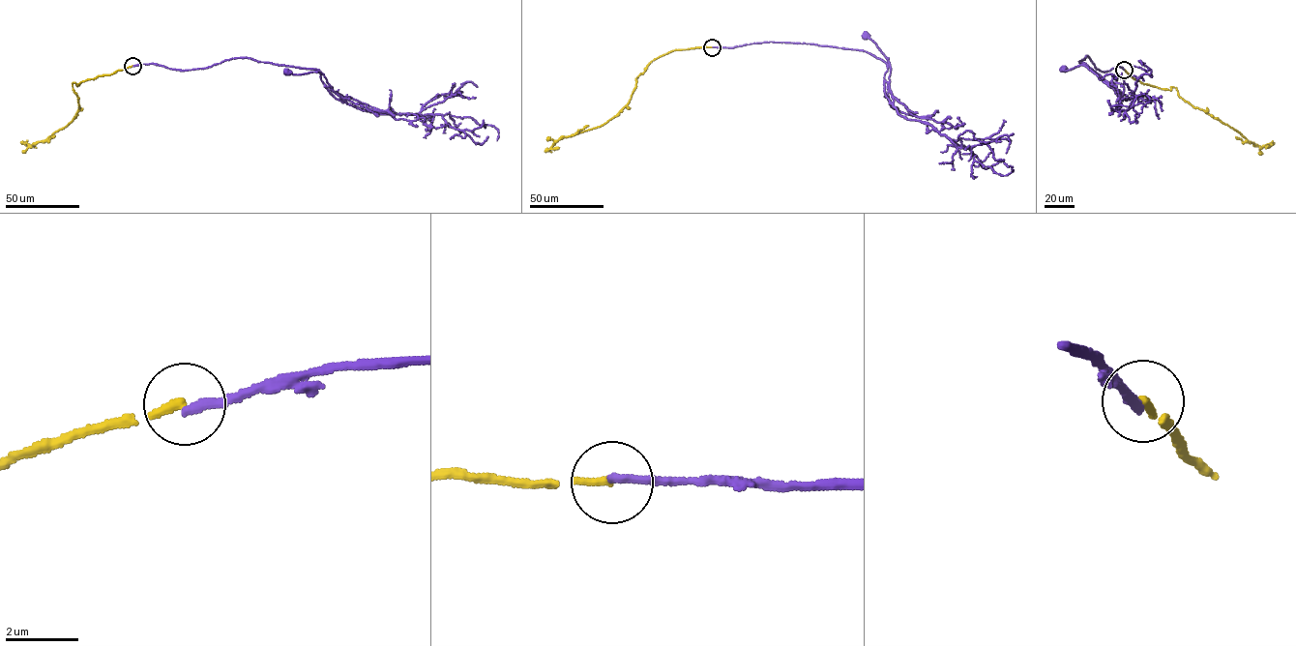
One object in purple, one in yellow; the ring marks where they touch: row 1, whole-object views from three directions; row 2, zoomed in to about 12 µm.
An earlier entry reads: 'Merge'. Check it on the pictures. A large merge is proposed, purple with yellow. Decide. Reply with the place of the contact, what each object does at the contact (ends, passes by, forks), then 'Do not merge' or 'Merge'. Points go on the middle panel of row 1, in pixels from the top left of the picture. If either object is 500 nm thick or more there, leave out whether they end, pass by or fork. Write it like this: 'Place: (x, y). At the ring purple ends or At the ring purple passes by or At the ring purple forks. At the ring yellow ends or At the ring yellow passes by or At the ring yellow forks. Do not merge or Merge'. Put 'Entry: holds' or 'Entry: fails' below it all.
Place: (712, 47). At the ring purple ends. At the ring yellow ends. Do not merge
Entry: fails

